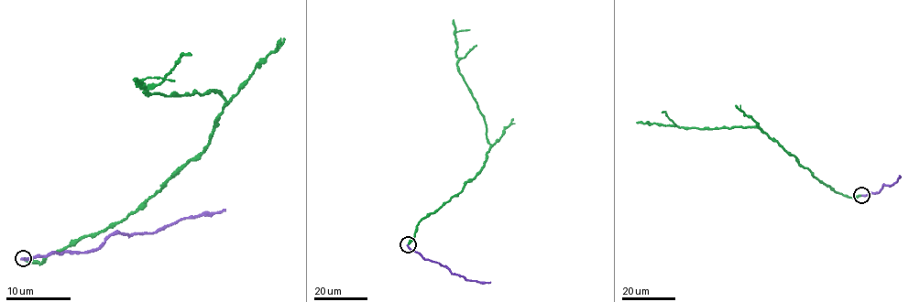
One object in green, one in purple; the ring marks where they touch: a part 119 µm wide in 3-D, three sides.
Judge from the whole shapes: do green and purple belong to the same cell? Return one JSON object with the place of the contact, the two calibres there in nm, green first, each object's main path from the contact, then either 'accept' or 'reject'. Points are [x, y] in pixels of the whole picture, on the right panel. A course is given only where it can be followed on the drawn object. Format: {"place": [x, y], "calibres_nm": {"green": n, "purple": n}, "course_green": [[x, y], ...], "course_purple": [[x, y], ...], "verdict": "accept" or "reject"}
{"place": [861, 195], "calibres_nm": {"green": 280, "purple": 240}, "course_green": [[861, 195], [853, 198], [837, 193], [756, 127], [688, 128], [646, 123]], "course_purple": [[861, 195], [876, 193], [883, 186], [892, 184], [899, 175]], "verdict": "reject"}

